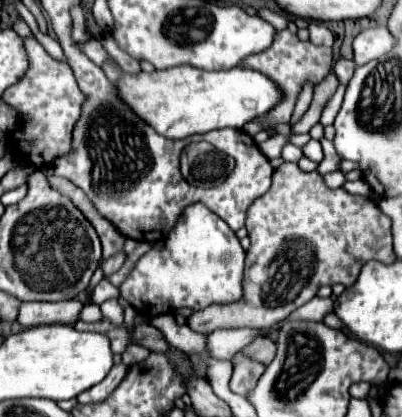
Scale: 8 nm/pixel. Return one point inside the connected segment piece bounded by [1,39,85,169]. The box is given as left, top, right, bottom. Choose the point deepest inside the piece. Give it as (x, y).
(48, 99)

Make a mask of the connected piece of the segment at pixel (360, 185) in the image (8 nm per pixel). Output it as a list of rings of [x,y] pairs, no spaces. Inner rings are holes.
[[[359,179],[359,181],[355,181],[355,183],[347,181],[343,187],[345,187],[347,191],[351,191],[351,193],[357,193],[357,195],[371,195],[371,187],[369,187],[363,179]]]

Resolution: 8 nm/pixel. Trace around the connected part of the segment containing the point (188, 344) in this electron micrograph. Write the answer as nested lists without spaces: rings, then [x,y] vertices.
[[[161,315],[151,319],[149,323],[153,323],[153,327],[161,329],[167,343],[171,347],[177,347],[181,351],[197,351],[201,353],[201,349],[205,349],[205,335],[193,333],[187,325],[177,325],[177,321],[173,319],[173,315]]]

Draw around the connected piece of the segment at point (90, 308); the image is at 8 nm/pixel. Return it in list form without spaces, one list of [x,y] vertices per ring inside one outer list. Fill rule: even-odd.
[[[91,303],[91,305],[85,305],[85,307],[83,307],[83,311],[81,311],[81,321],[85,321],[85,323],[95,323],[95,321],[101,321],[101,319],[103,319],[103,315],[101,315],[99,305]]]

